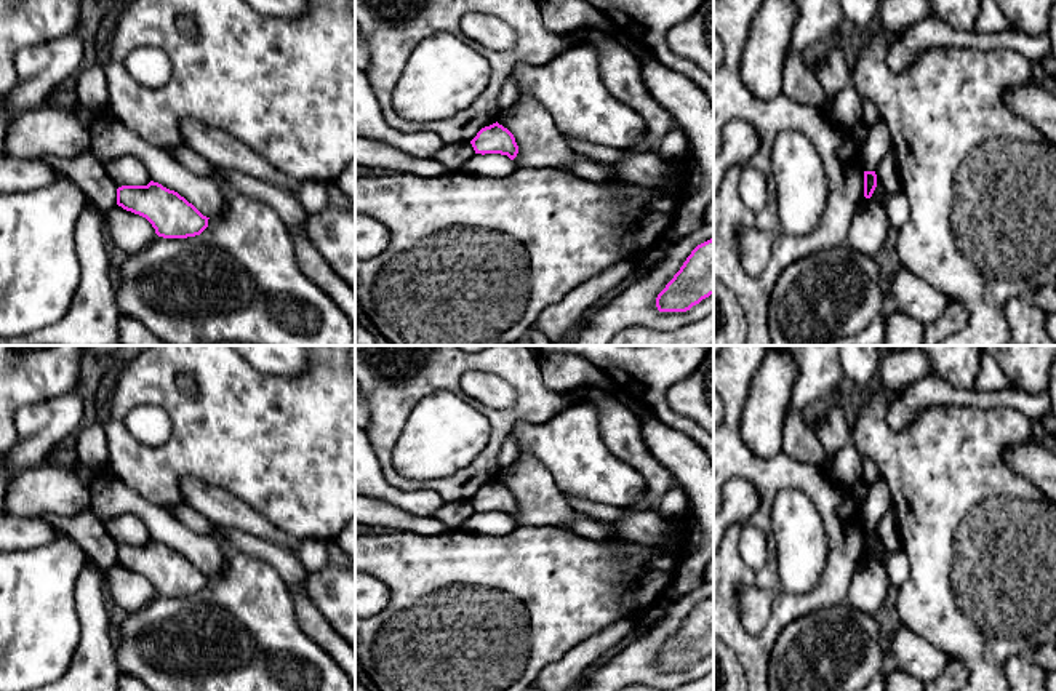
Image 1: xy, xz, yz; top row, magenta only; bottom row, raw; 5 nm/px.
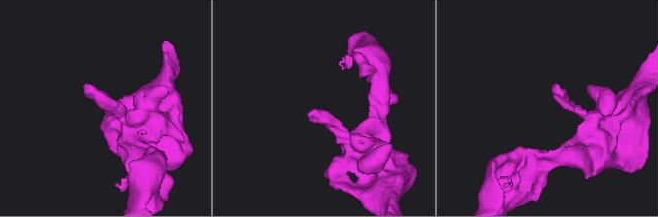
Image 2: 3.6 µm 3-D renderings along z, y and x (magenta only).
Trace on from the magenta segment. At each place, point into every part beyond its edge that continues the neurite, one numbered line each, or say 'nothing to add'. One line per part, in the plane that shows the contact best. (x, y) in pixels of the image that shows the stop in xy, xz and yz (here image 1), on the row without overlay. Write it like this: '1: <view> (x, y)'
nothing to add

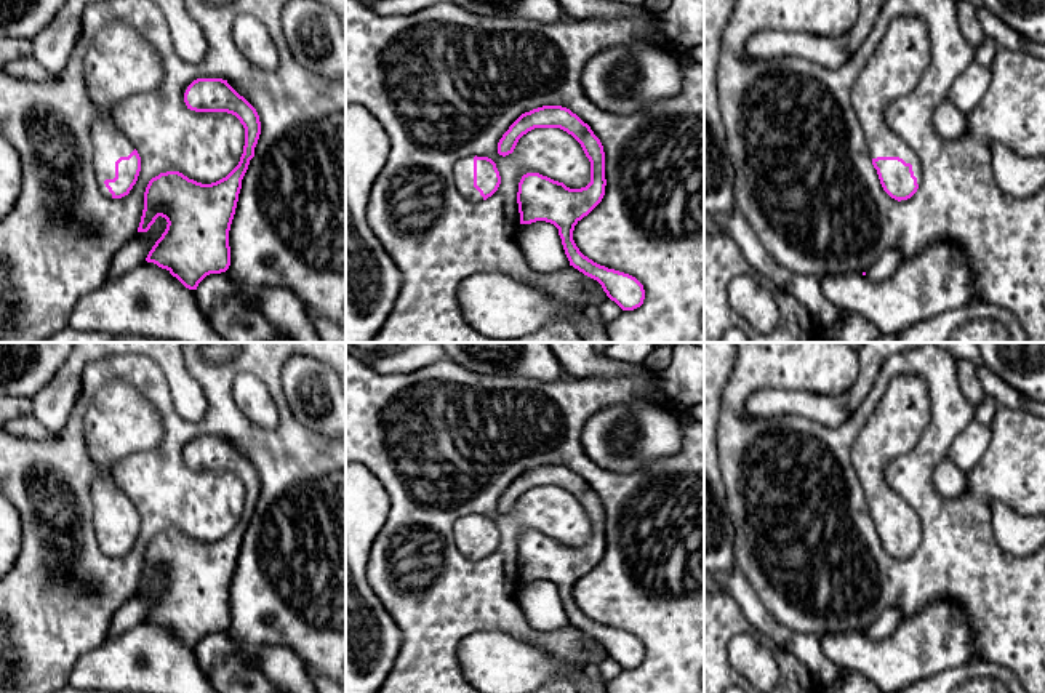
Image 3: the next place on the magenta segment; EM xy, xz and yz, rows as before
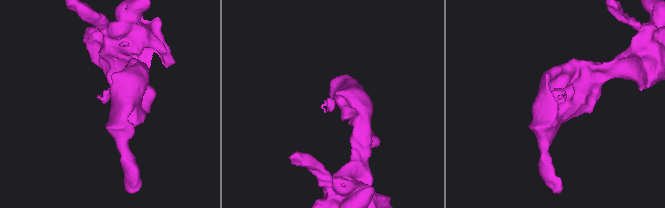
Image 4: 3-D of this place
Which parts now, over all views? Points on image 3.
1: xy (119, 421)

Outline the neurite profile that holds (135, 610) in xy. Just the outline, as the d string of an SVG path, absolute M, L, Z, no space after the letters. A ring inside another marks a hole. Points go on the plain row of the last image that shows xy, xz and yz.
M158 575L147 591L136 591L136 594L115 611L106 640L142 623L155 600L165 591L166 583L166 578Z

